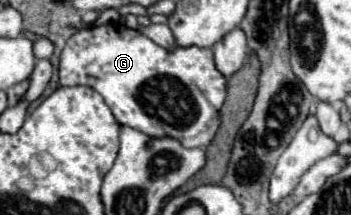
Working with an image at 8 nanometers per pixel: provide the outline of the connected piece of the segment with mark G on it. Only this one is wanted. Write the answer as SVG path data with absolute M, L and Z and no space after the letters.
M121 24L85 26L79 32L75 32L67 40L67 44L65 44L63 52L61 52L61 76L59 76L59 82L61 82L61 86L79 86L79 84L91 86L93 90L97 90L103 96L103 100L111 108L111 112L113 112L113 116L115 116L115 120L117 120L119 126L129 126L129 128L139 130L139 132L143 132L143 134L147 134L151 138L165 138L165 136L169 136L169 138L179 140L185 148L205 148L213 140L213 136L217 132L217 126L219 126L219 110L221 110L221 106L225 102L225 78L217 72L217 68L213 64L213 52L211 52L211 48L177 48L173 54L167 54L165 48L153 44L139 30L131 30L131 28L125 28Z

